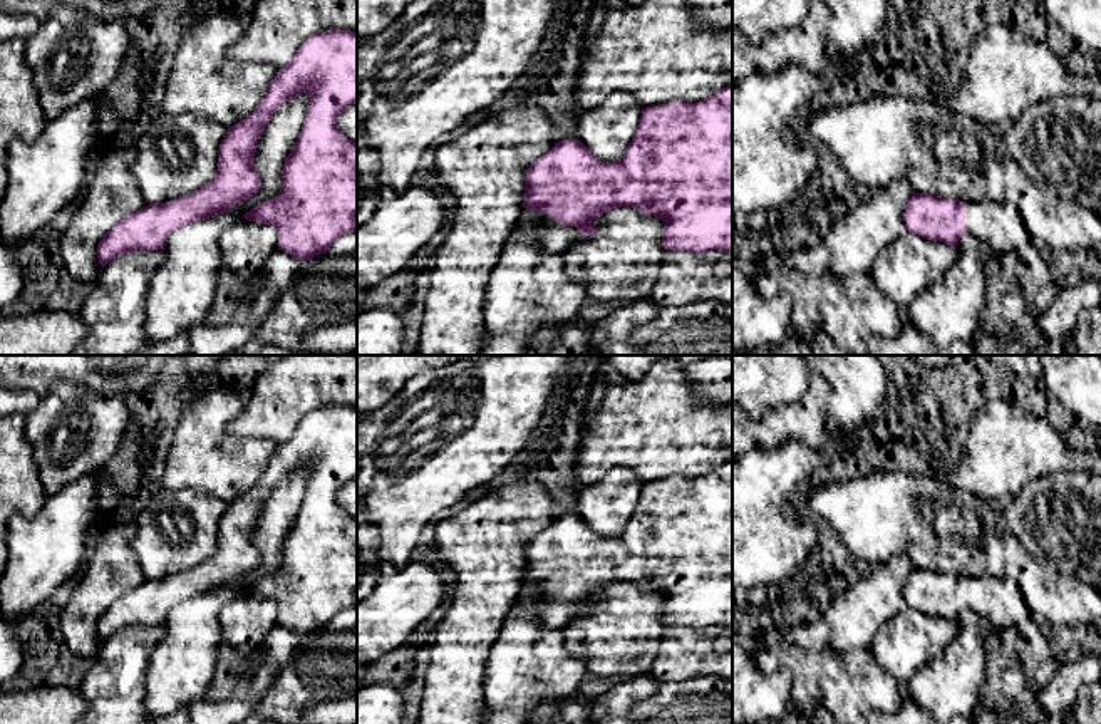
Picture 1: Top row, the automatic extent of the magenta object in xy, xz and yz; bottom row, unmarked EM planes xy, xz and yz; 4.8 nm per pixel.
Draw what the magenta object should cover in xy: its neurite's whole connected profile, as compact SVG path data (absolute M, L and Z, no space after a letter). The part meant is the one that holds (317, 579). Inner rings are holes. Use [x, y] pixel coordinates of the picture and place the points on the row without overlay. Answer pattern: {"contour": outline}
{"contour": "M325 406L307 414L295 432L278 444L258 483L228 503L218 525L216 551L186 571L142 582L114 600L97 620L101 642L127 627L164 625L169 610L178 603L223 590L255 571L261 561L253 543L258 515L280 479L298 469L308 469L310 478L302 508L282 545L282 565L243 593L271 600L278 610L278 625L303 637L327 628L335 615L357 605L357 521L337 501L339 491L357 478L357 407Z"}

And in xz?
{"contour": "M732 461L695 479L674 476L642 484L638 501L627 528L617 536L600 536L580 515L558 516L526 546L523 583L536 587L535 603L528 610L540 634L563 630L576 612L597 608L592 597L615 583L637 583L664 597L662 620L680 627L732 625Z"}

